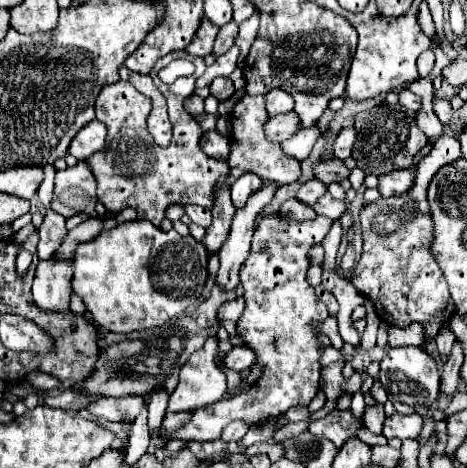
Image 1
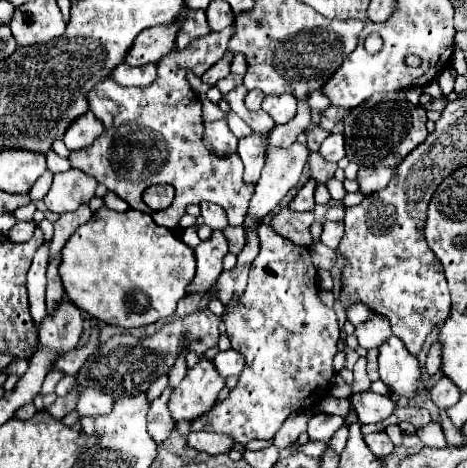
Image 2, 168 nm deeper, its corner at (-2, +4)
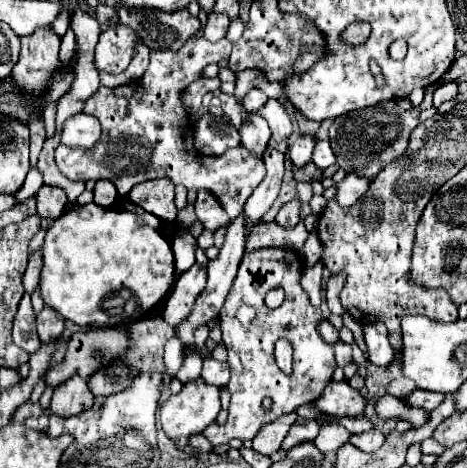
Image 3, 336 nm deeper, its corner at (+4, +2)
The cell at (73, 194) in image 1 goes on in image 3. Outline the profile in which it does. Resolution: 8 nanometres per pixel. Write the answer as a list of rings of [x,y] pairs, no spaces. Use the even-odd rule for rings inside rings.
[[[41,185],[35,199],[37,199],[37,215],[45,219],[61,217],[65,201],[67,201],[65,191],[55,185]]]

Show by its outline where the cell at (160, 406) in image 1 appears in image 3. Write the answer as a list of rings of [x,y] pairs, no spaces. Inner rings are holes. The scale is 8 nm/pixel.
[[[243,213],[237,217],[237,221],[231,221],[229,223],[229,231],[227,231],[227,237],[225,237],[225,243],[223,247],[219,249],[219,257],[209,261],[207,263],[207,287],[203,289],[203,293],[197,297],[195,305],[193,305],[193,311],[189,313],[189,317],[181,323],[181,327],[177,327],[177,337],[179,341],[183,343],[185,347],[185,353],[193,351],[195,349],[195,339],[193,339],[193,331],[201,325],[207,325],[215,315],[219,315],[221,311],[221,305],[235,281],[235,275],[237,275],[237,269],[239,269],[239,263],[241,263],[241,257],[245,253],[245,229],[243,229]]]

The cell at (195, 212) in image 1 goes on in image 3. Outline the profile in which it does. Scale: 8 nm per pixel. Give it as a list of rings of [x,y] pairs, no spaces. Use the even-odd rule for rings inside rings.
[[[199,193],[197,195],[195,213],[197,213],[197,219],[209,231],[215,231],[215,229],[231,223],[229,221],[229,215],[221,209],[221,205],[217,205],[217,201],[213,201],[213,197],[209,197],[209,193]]]

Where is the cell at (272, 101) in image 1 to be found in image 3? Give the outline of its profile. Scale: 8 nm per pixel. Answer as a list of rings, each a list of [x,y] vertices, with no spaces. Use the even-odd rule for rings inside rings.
[[[269,99],[267,105],[261,107],[257,113],[263,119],[267,119],[275,141],[281,141],[281,139],[285,139],[285,137],[291,135],[291,119],[289,119],[285,107],[277,99]]]

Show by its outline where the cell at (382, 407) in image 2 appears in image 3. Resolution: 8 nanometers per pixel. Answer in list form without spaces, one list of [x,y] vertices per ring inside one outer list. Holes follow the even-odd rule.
[[[331,381],[325,391],[321,393],[319,401],[315,401],[315,407],[319,411],[325,411],[329,415],[337,415],[337,417],[357,417],[365,413],[367,407],[367,399],[361,397],[359,391],[351,389],[345,381],[335,383]],[[329,385],[333,385],[329,389]]]

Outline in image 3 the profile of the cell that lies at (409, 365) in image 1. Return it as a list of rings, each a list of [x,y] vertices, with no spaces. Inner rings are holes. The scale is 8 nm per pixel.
[[[371,323],[363,327],[367,351],[369,351],[369,361],[377,367],[389,367],[395,361],[395,351],[389,345],[387,329],[381,323]]]

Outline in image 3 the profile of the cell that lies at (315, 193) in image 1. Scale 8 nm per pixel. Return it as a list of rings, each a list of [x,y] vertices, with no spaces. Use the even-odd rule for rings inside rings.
[[[295,197],[295,199],[291,199],[289,203],[285,203],[281,209],[279,209],[279,213],[277,213],[277,223],[281,225],[281,227],[291,227],[291,225],[297,225],[299,223],[299,213],[301,213],[301,201],[299,201],[299,197]]]

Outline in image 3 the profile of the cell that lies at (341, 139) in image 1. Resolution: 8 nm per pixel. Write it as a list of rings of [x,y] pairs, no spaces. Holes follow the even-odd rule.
[[[317,141],[315,145],[315,151],[313,151],[313,163],[319,167],[319,169],[327,169],[335,163],[335,155],[331,151],[331,145],[329,141]]]

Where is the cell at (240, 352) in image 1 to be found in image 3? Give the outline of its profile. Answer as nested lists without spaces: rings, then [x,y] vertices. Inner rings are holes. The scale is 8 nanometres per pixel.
[[[213,357],[203,359],[201,377],[205,379],[205,383],[211,383],[211,385],[217,385],[217,387],[225,387],[227,381],[229,381],[229,367],[227,367],[227,363],[221,363],[221,361],[213,359]]]

